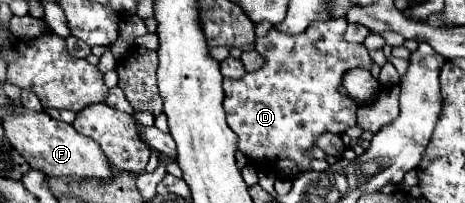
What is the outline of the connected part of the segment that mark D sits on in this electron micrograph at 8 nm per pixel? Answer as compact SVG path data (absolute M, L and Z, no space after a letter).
M343 17L311 23L299 35L289 35L273 27L267 35L255 39L255 51L265 59L265 65L259 71L245 73L241 79L223 79L227 123L239 137L239 151L257 169L265 167L277 177L295 179L311 171L313 159L309 151L317 147L317 139L323 133L343 133L357 123L357 103L343 93L343 75L351 69L371 69L373 61L363 43L345 41L345 29L347 19Z

